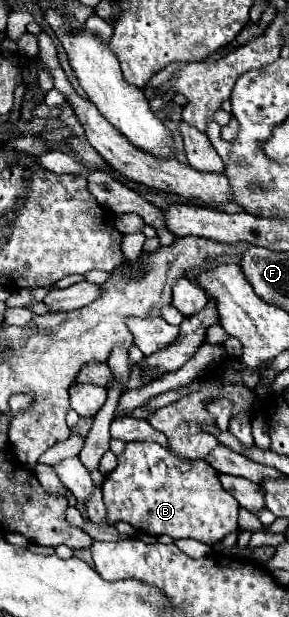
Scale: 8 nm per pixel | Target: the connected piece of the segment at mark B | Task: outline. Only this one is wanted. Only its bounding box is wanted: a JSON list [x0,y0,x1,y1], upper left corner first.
[103,442,239,544]

